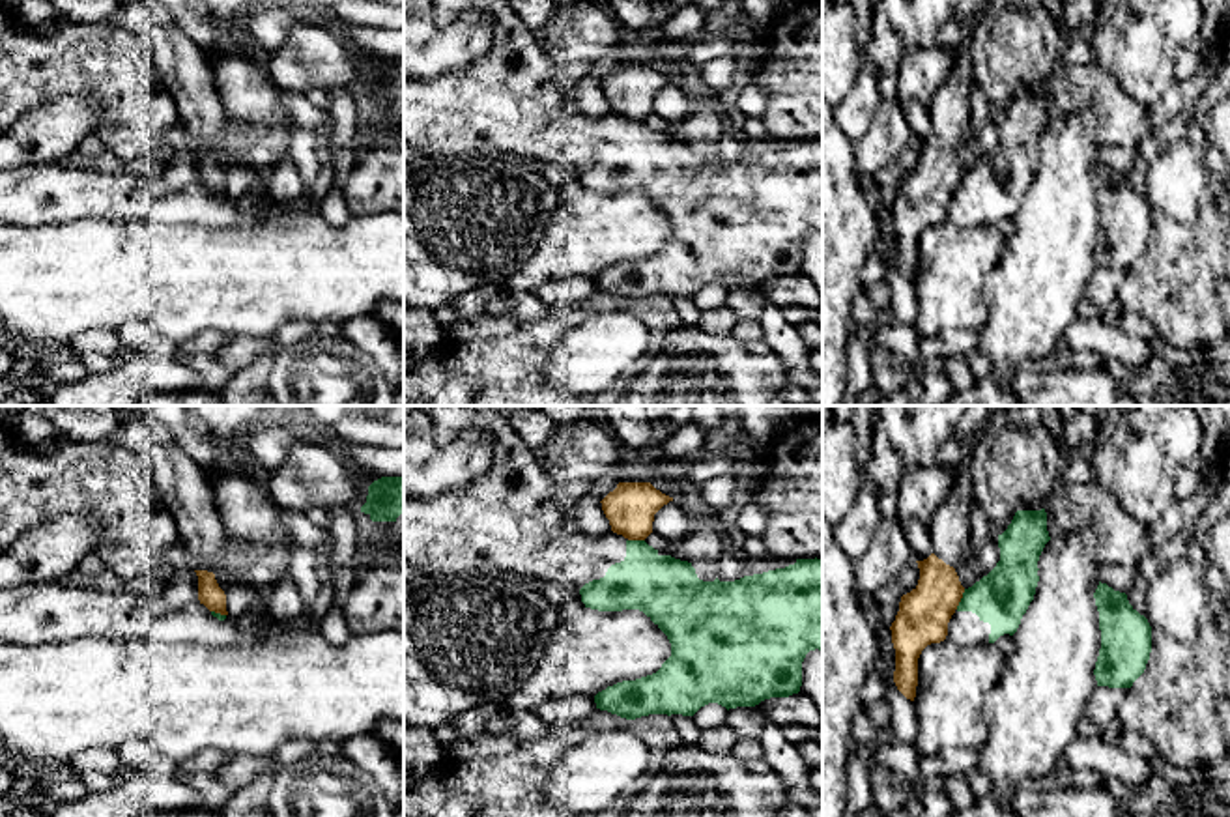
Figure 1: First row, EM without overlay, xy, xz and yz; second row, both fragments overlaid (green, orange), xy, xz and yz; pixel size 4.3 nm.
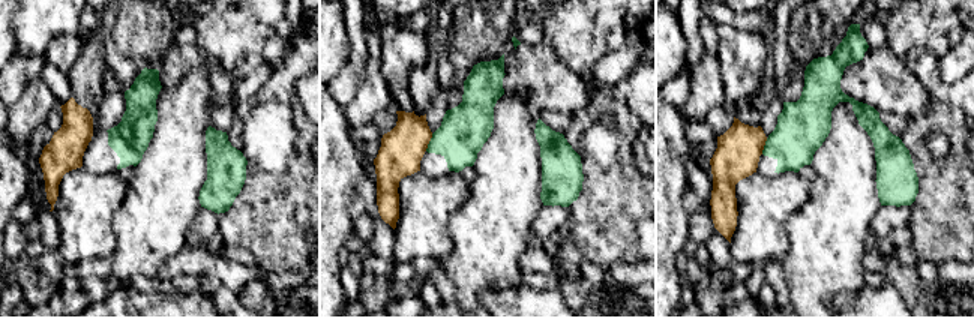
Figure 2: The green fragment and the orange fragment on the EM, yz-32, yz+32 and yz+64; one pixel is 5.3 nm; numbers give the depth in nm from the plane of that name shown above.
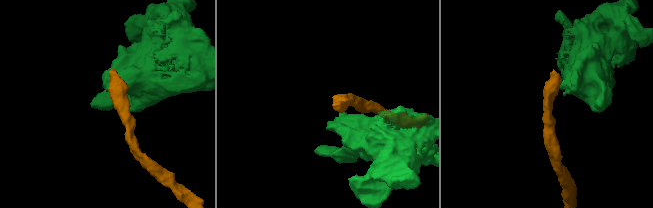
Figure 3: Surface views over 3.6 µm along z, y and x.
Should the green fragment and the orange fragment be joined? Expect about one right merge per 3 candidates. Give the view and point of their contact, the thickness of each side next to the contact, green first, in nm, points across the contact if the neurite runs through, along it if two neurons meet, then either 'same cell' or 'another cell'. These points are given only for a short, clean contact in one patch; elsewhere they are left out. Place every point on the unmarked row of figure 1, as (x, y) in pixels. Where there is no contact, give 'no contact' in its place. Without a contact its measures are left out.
contact yz (961, 180); calibres 240 and 220 nm; border yz (965, 171), (956, 189); another cell

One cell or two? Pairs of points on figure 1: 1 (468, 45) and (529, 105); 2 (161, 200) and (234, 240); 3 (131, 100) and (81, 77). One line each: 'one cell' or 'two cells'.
1: two cells
2: two cells
3: one cell

